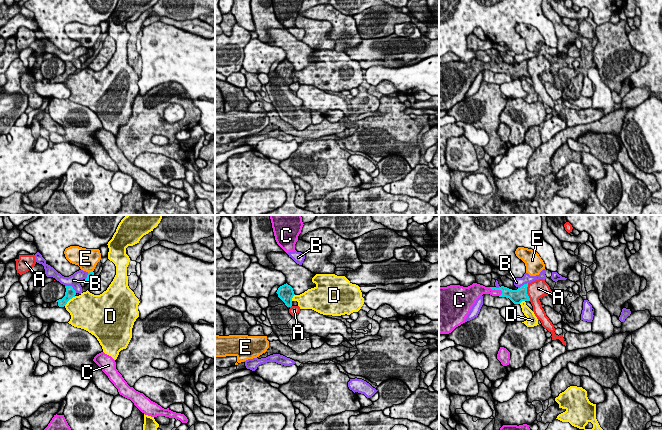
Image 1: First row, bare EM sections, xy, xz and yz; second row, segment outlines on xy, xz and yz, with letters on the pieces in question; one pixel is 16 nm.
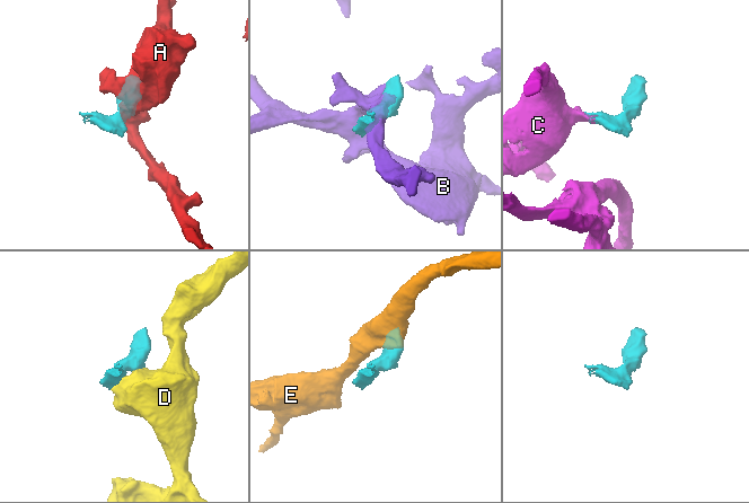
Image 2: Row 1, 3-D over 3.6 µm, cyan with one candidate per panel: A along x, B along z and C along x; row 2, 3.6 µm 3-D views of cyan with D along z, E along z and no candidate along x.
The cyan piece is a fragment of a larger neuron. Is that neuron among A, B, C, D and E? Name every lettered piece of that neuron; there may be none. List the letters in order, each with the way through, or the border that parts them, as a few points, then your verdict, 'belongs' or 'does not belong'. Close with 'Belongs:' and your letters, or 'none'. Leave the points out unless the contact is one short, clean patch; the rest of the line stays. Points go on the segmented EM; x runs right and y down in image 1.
A: along yz (527, 283), (527, 295), (530, 300) | does not belong
B: does not belong
C: across yz (506, 292), (496, 289), (481, 289) | belongs
D: does not belong
E: along xy (92, 271), (88, 273) | does not belong
Belongs: C

